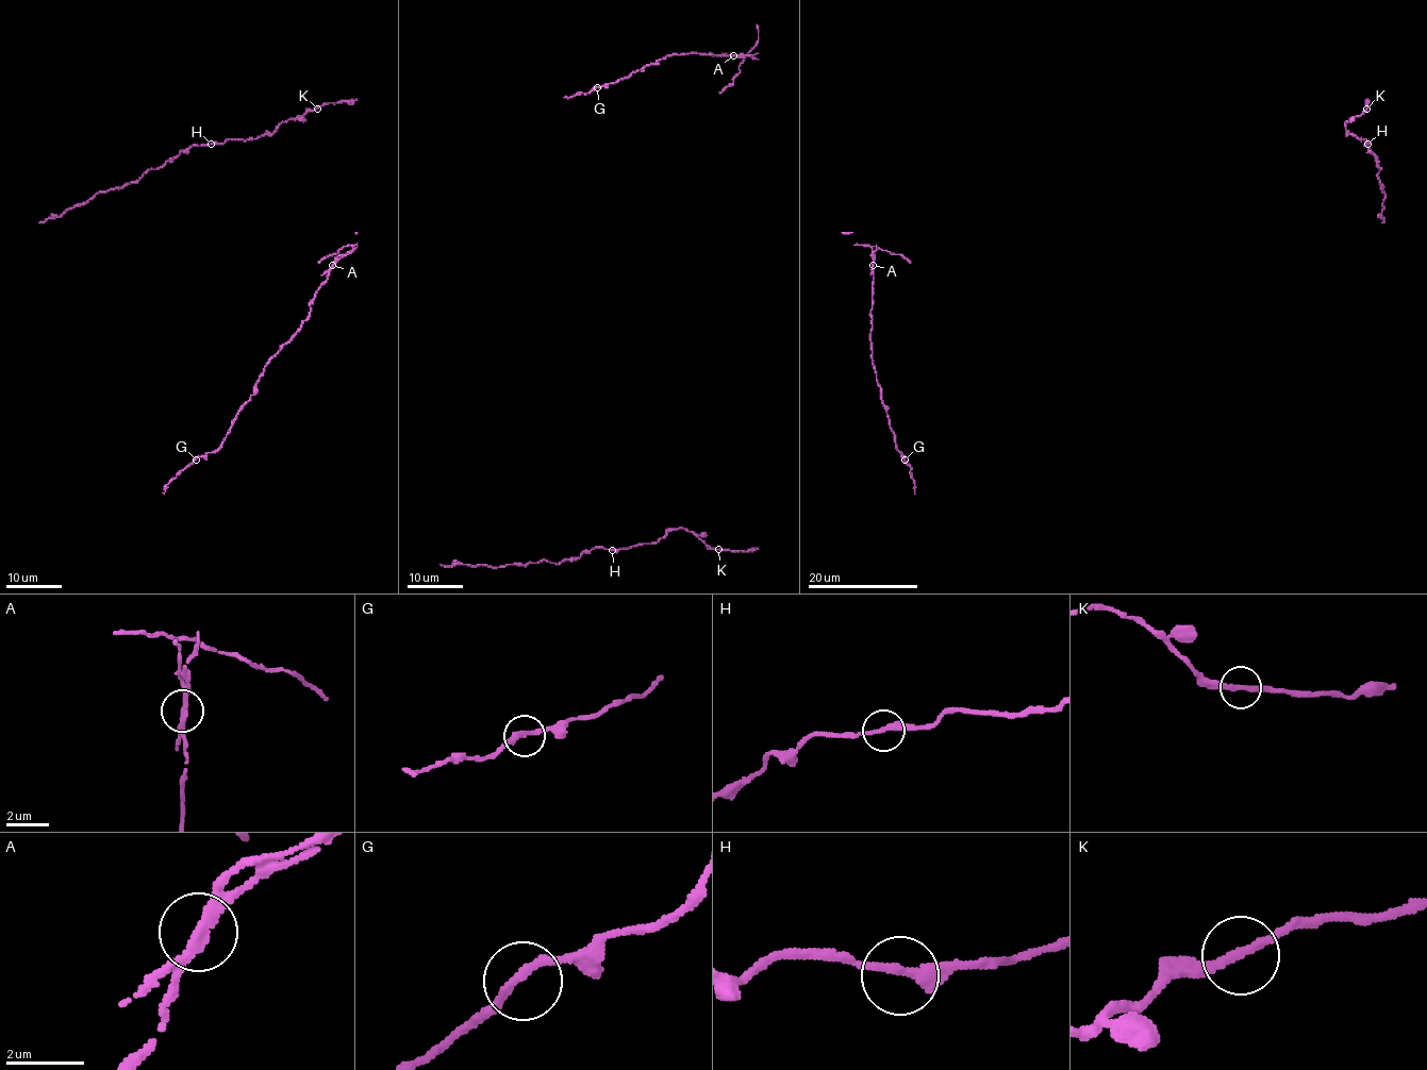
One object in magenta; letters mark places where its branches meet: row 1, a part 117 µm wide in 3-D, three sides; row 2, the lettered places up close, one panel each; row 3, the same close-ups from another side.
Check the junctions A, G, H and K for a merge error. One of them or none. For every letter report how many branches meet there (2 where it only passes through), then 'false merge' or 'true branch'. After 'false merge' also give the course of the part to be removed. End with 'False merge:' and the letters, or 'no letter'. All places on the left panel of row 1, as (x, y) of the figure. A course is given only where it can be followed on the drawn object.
A: 2 | false merge | (332, 265), (336, 258), (354, 248), (346, 246), (318, 263)
G: 2 | true branch
H: 2 | true branch
K: 2 | true branch
False merge: A

